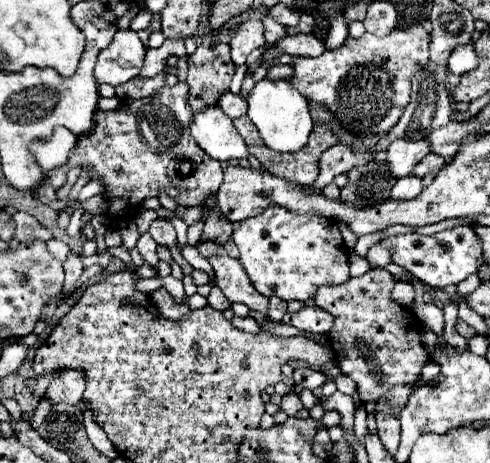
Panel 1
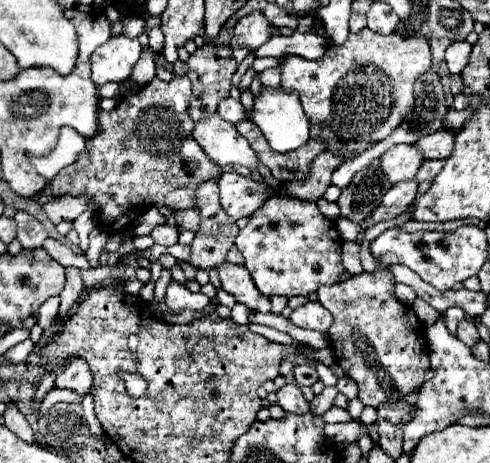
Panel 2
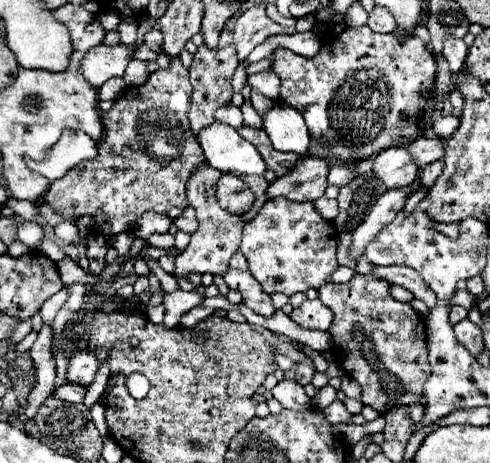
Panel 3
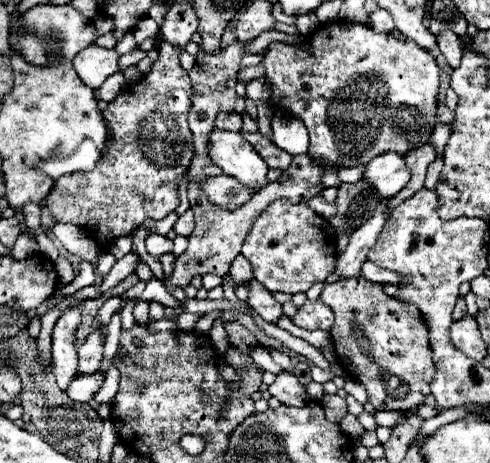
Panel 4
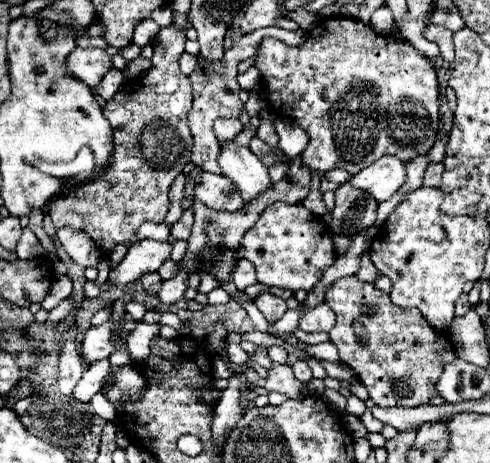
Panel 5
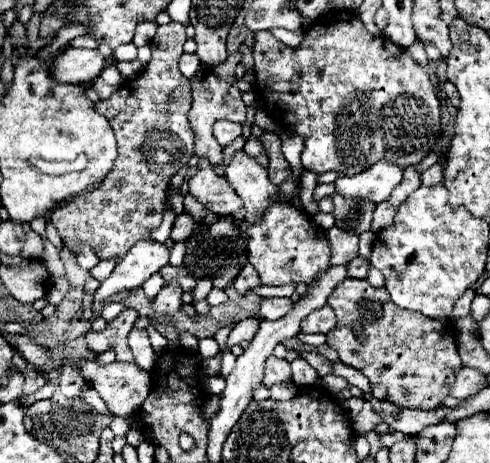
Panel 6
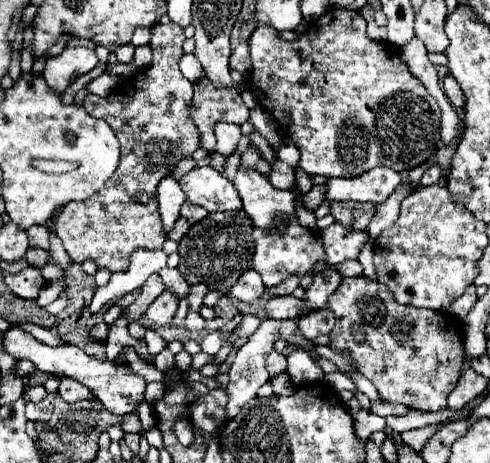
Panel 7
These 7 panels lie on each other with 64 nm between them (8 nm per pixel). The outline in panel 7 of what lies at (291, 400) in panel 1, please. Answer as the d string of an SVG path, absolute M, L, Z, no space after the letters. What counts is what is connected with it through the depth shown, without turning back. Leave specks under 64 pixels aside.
M276 350L270 352L268 358L266 358L266 368L270 372L270 378L272 376L278 376L278 374L284 374L286 372L286 356L278 354Z

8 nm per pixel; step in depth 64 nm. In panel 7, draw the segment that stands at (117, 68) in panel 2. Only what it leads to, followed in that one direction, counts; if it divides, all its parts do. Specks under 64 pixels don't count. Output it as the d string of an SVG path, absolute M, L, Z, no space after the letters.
M64 48L60 56L46 62L42 76L52 90L62 94L78 76L94 70L96 64L98 56L92 48Z

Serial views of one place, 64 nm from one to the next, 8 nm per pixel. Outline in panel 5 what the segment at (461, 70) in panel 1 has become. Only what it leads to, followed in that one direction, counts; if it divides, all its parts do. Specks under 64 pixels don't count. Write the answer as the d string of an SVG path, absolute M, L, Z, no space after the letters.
M426 24L426 38L434 40L438 44L444 60L448 60L448 62L454 60L454 42L452 42L452 32L448 28Z

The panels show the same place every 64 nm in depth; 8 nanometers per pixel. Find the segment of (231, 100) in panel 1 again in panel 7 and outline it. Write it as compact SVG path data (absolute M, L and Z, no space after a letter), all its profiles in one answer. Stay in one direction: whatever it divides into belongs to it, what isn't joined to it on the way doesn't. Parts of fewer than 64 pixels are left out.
M228 122L216 124L214 134L216 134L216 140L218 140L218 154L230 154L238 146L238 140L242 136L240 126L228 124Z

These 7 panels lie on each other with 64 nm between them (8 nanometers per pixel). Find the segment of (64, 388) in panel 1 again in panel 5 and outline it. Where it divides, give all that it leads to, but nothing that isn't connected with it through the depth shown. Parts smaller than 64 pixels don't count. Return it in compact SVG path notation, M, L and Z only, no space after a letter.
M112 320L102 324L102 326L92 326L86 334L84 334L84 340L82 340L82 362L92 366L94 362L102 360L102 358L108 358L112 352L116 352L122 342L118 340L116 344L110 344L110 328L112 328Z

